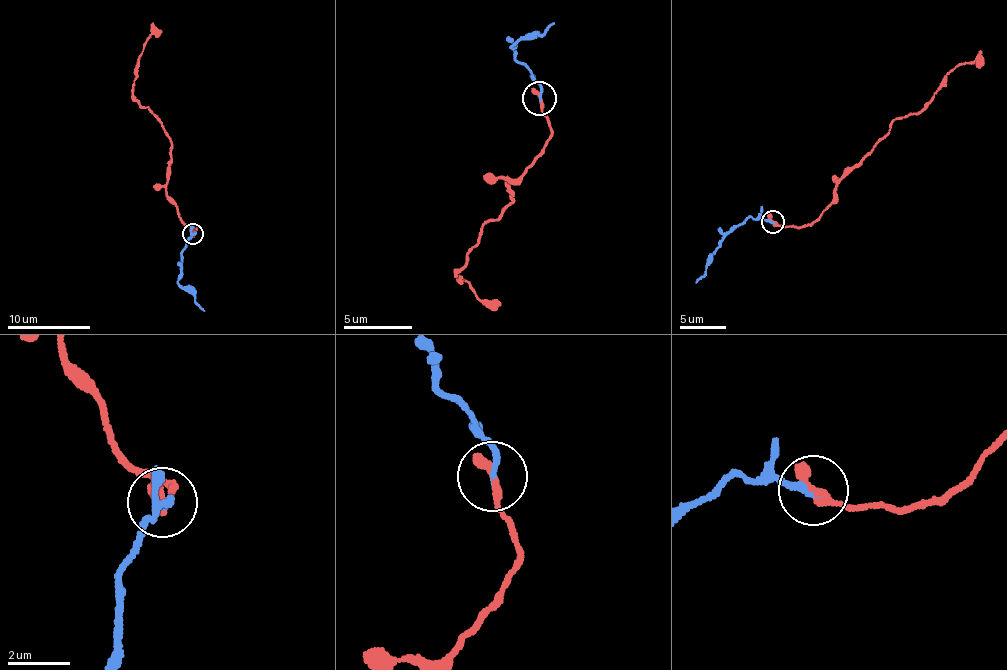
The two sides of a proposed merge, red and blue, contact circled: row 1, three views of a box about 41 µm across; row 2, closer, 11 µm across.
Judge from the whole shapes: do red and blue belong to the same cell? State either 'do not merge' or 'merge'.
merge

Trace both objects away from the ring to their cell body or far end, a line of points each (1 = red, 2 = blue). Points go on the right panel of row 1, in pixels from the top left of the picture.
1: (773, 221), (801, 226), (818, 219), (838, 178), (896, 117), (922, 112), (949, 71), (981, 61)
2: (773, 221), (750, 218), (736, 227), (717, 247), (696, 283)

